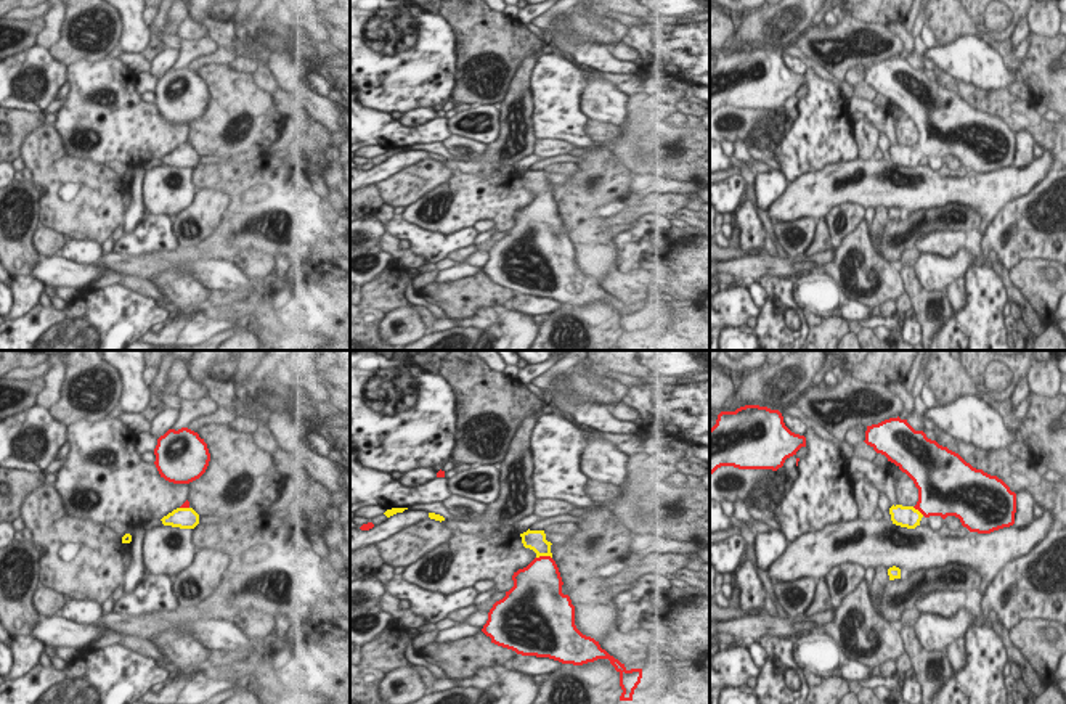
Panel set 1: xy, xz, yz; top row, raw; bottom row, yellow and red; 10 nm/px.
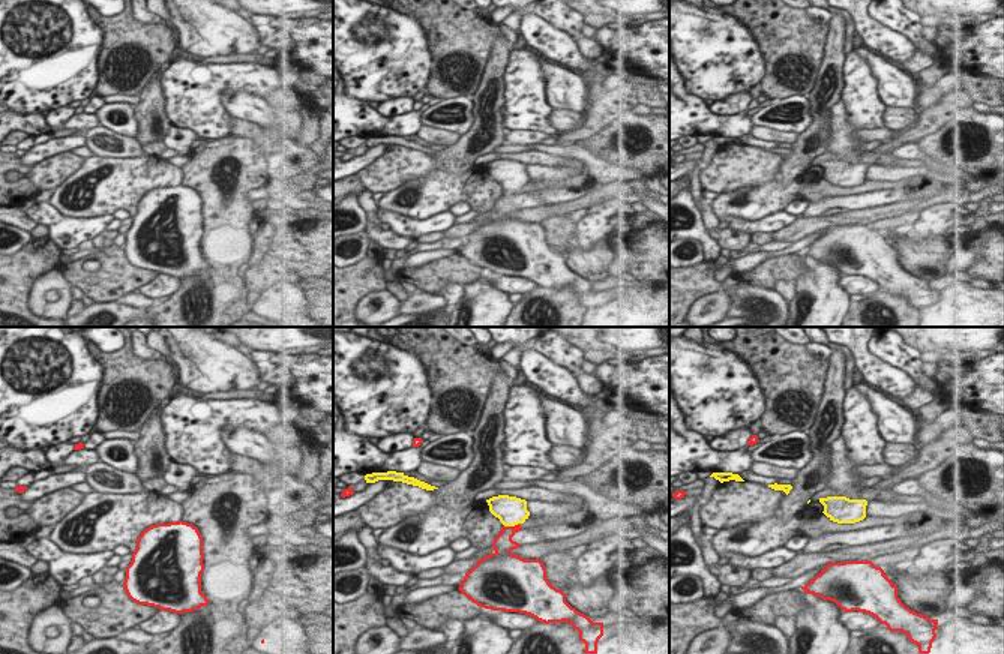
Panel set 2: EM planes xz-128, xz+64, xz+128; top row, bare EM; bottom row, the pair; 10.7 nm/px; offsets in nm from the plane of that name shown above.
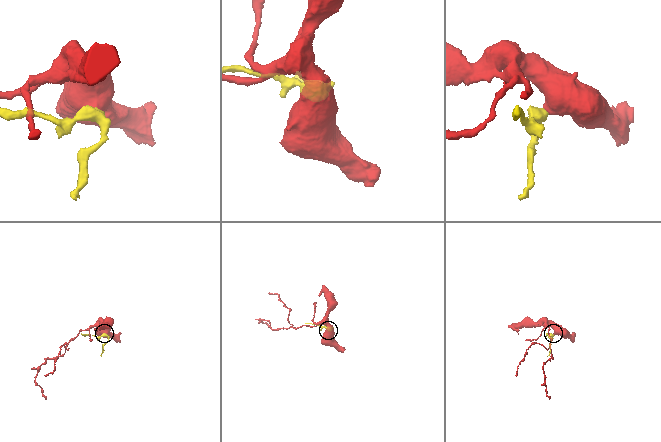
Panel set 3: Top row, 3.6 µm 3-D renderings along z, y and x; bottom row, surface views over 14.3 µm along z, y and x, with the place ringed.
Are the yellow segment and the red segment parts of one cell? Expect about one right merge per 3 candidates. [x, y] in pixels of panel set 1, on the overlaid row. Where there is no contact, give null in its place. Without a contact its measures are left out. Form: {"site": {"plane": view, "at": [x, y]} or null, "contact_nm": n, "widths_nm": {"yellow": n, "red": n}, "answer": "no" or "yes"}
{"site": {"plane": "xz", "at": [543, 555]}, "contact_nm": 160, "widths_nm": {"yellow": 200, "red": 380}, "answer": "yes"}

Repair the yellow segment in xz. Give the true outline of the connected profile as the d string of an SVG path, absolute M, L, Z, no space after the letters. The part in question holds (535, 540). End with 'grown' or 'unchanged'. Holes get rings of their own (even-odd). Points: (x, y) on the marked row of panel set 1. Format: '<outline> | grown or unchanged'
M528 529L520 537L536 558L514 572L514 587L493 604L482 632L491 643L522 656L549 657L573 665L608 659L620 673L620 701L633 701L642 669L628 670L602 649L599 641L576 628L575 606L570 596L562 593L564 582L544 530Z | grown

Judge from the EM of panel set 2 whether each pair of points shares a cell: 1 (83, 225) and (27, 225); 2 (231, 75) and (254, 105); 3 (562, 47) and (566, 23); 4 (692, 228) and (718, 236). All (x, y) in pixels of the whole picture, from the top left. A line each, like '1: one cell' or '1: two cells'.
1: two cells
2: two cells
3: two cells
4: two cells

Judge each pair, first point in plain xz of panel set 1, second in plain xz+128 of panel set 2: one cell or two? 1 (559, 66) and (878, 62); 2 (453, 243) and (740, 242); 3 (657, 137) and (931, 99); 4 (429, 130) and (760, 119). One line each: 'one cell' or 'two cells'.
1: two cells
2: two cells
3: two cells
4: two cells

